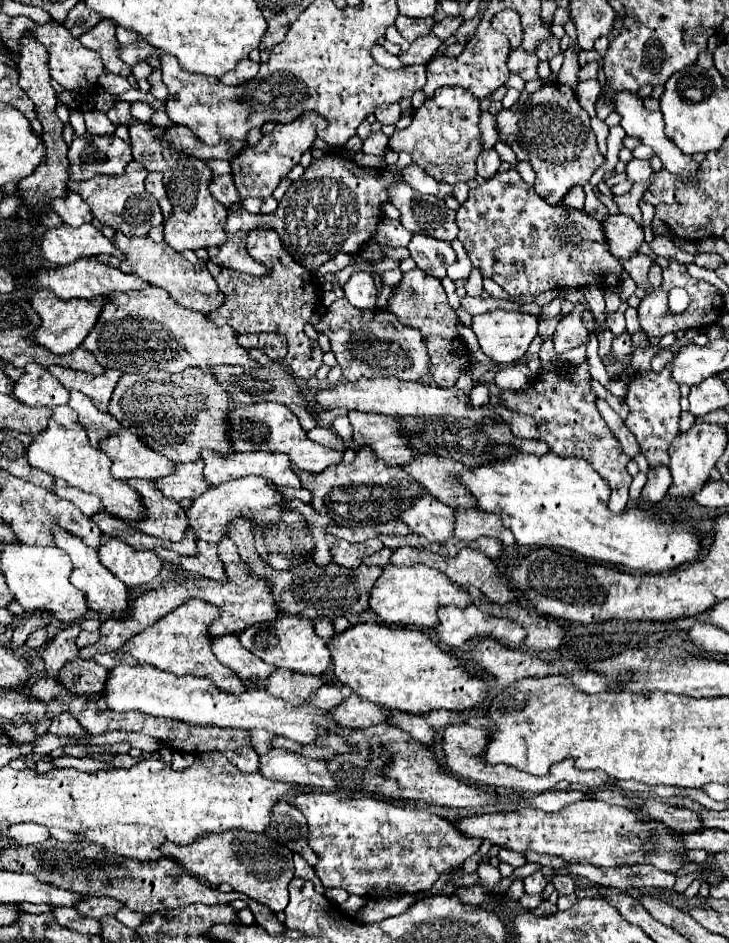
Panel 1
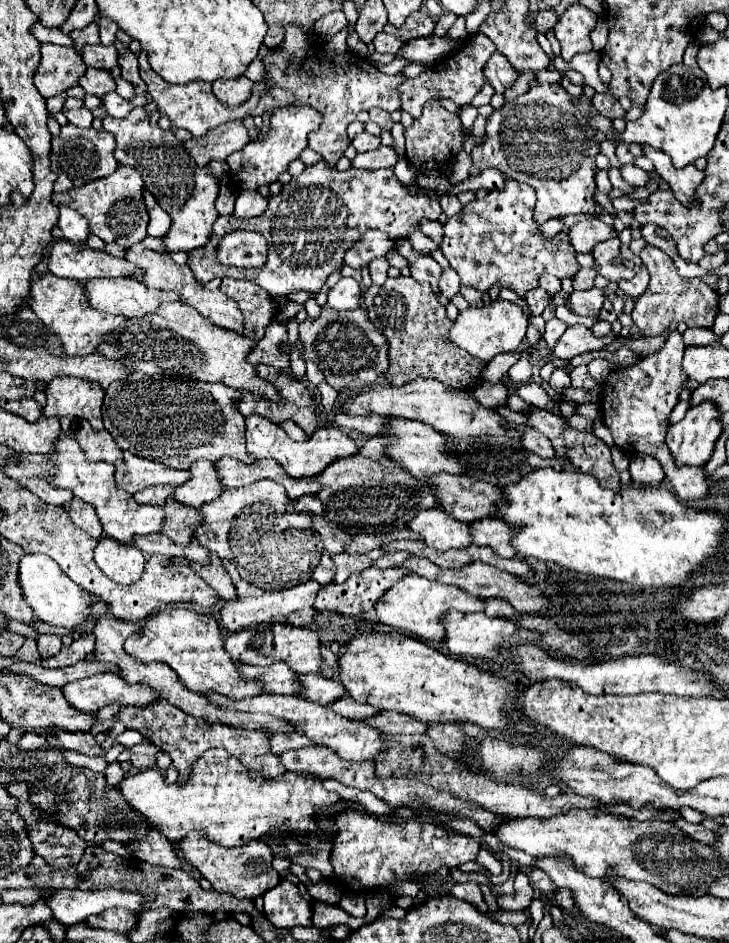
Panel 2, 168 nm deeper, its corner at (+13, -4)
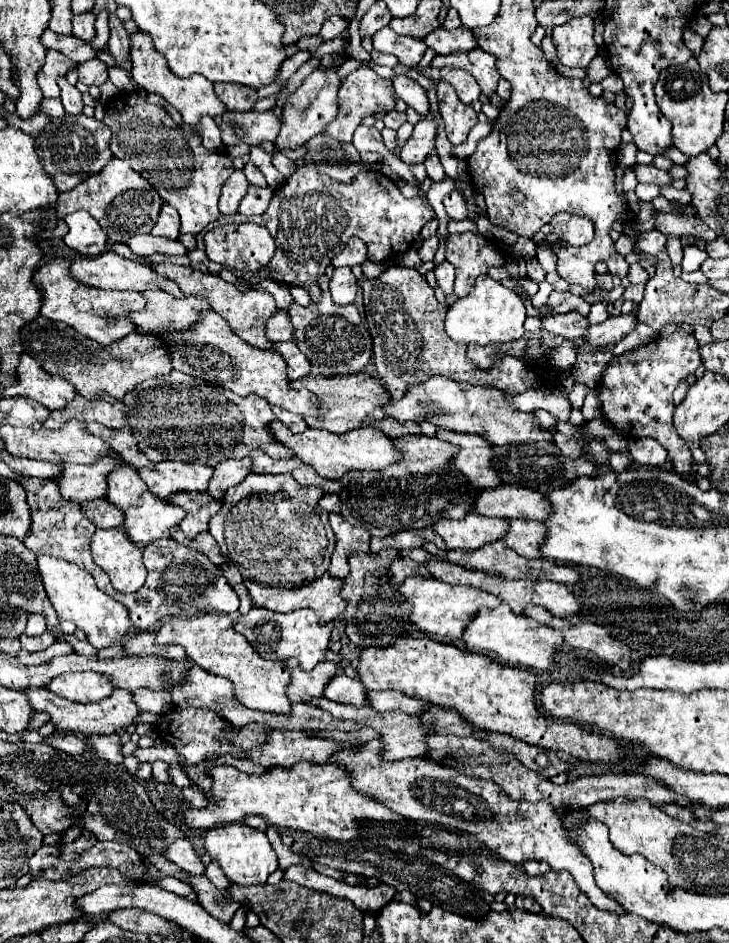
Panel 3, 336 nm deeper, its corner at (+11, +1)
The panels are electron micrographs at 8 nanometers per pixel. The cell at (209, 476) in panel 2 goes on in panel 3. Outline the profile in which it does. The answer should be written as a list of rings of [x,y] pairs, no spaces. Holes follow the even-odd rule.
[[[226,459],[222,463],[218,463],[214,467],[212,479],[210,479],[210,487],[208,487],[208,495],[214,499],[222,499],[222,495],[226,493],[228,487],[234,487],[236,483],[240,483],[250,471],[250,459]]]

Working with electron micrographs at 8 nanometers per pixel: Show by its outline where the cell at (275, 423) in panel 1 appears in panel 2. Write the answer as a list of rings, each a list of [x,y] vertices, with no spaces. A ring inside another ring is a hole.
[[[258,414],[246,416],[246,446],[248,446],[248,452],[254,454],[256,458],[278,460],[284,466],[284,470],[290,472],[290,476],[294,476],[294,478],[316,476],[326,466],[330,466],[334,460],[358,454],[358,444],[342,430],[334,430],[334,426],[314,432],[314,436],[310,436],[306,442],[294,442],[278,424],[270,422]]]

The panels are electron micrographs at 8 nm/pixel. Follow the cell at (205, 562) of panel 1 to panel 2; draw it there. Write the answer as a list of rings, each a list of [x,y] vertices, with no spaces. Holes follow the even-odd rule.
[[[212,556],[210,564],[206,564],[206,566],[192,562],[192,568],[194,568],[196,574],[200,574],[220,594],[222,600],[234,600],[234,596],[236,596],[234,584],[232,584],[228,572],[222,566],[222,560],[218,560],[218,556]]]

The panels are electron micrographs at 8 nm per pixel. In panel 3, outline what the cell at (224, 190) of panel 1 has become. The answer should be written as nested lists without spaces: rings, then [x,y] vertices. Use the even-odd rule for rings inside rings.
[[[236,169],[236,171],[230,175],[230,179],[226,181],[226,185],[224,185],[224,189],[222,189],[222,195],[220,195],[220,211],[222,211],[224,215],[236,213],[238,203],[240,203],[240,199],[246,195],[248,185],[250,185],[250,183],[248,183],[248,179],[246,179],[246,175],[244,175],[242,169]]]

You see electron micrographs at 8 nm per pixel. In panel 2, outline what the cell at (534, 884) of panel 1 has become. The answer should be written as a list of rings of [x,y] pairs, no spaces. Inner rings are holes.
[[[518,872],[513,887],[514,892],[512,892],[510,896],[500,896],[500,898],[498,898],[500,910],[508,910],[508,912],[528,910],[534,899],[534,888],[530,885],[528,875]]]

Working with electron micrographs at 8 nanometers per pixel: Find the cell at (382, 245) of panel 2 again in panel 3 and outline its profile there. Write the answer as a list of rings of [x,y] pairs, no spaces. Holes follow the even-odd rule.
[[[352,237],[346,243],[344,251],[340,255],[336,255],[336,259],[332,259],[332,265],[334,267],[344,267],[344,265],[354,267],[354,265],[362,265],[366,259],[368,259],[368,247],[366,247],[366,243],[362,243],[362,239]]]

